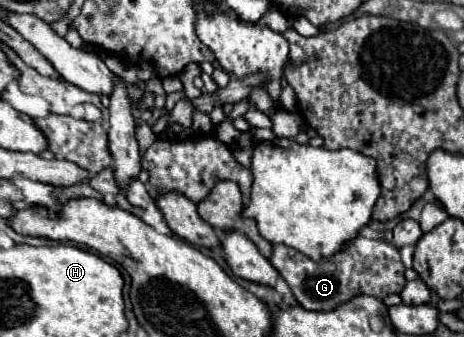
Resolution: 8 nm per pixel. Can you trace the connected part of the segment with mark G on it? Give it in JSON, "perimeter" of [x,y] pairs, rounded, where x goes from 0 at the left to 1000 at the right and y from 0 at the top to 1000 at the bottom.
{"perimeter":[[[765,703],[748,739],[692,774],[675,774],[627,733],[588,727],[584,780],[631,858],[640,899],[666,923],[722,923],[731,905],[756,893],[769,875],[830,887],[843,869],[864,869],[864,852],[877,840],[869,816],[873,786],[860,745],[834,715],[808,715],[791,703]]]}

